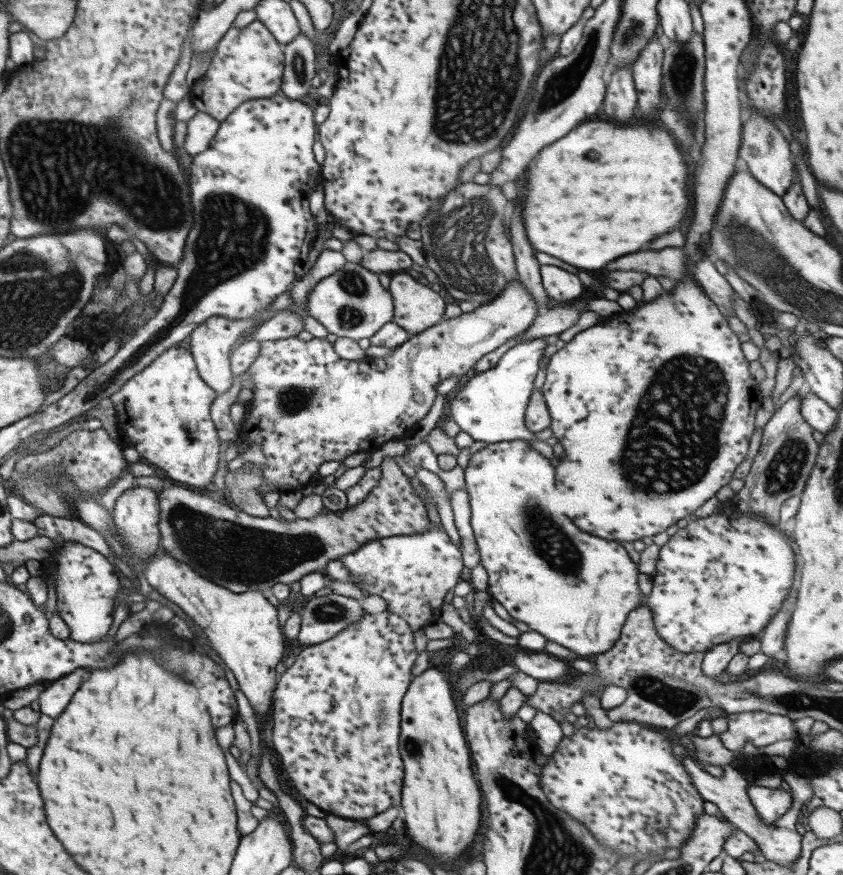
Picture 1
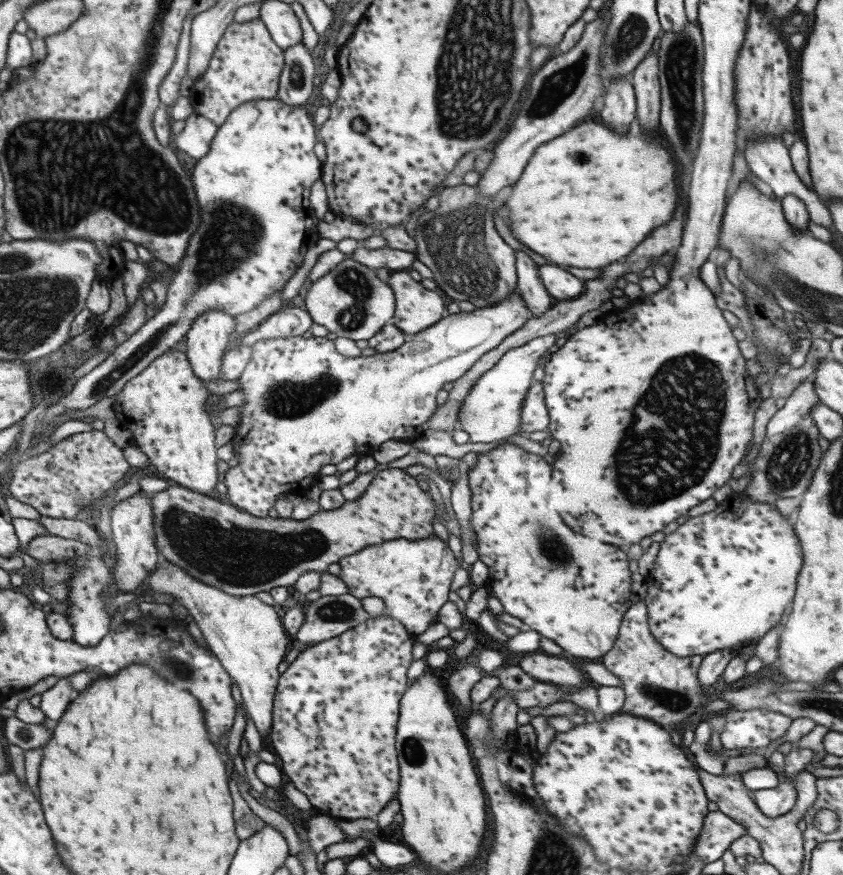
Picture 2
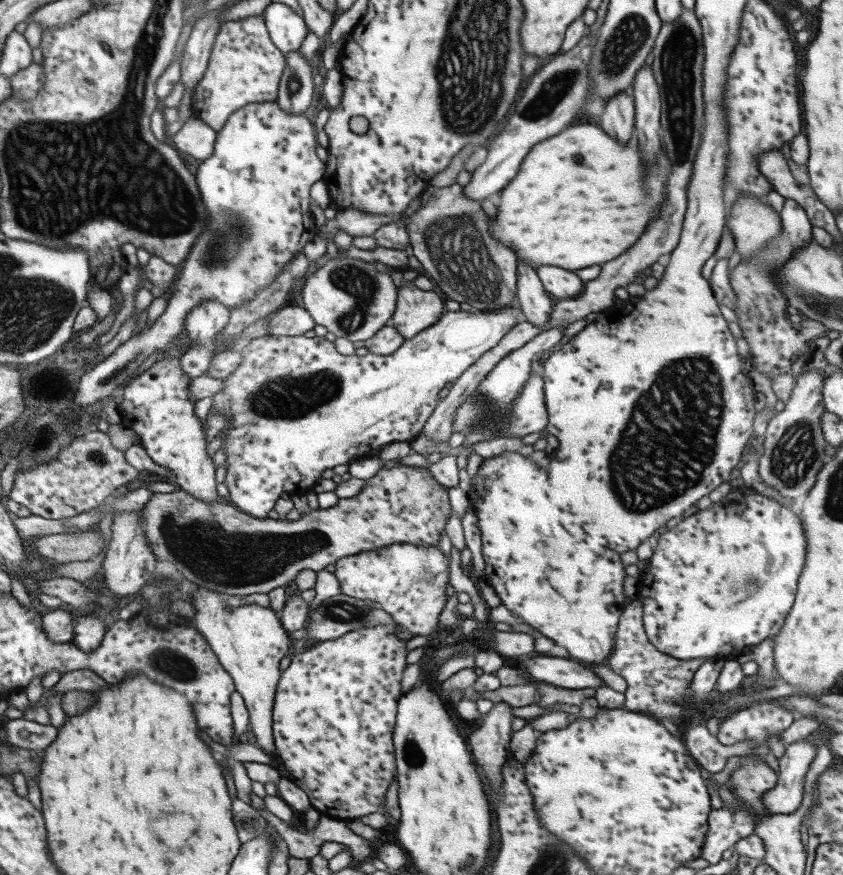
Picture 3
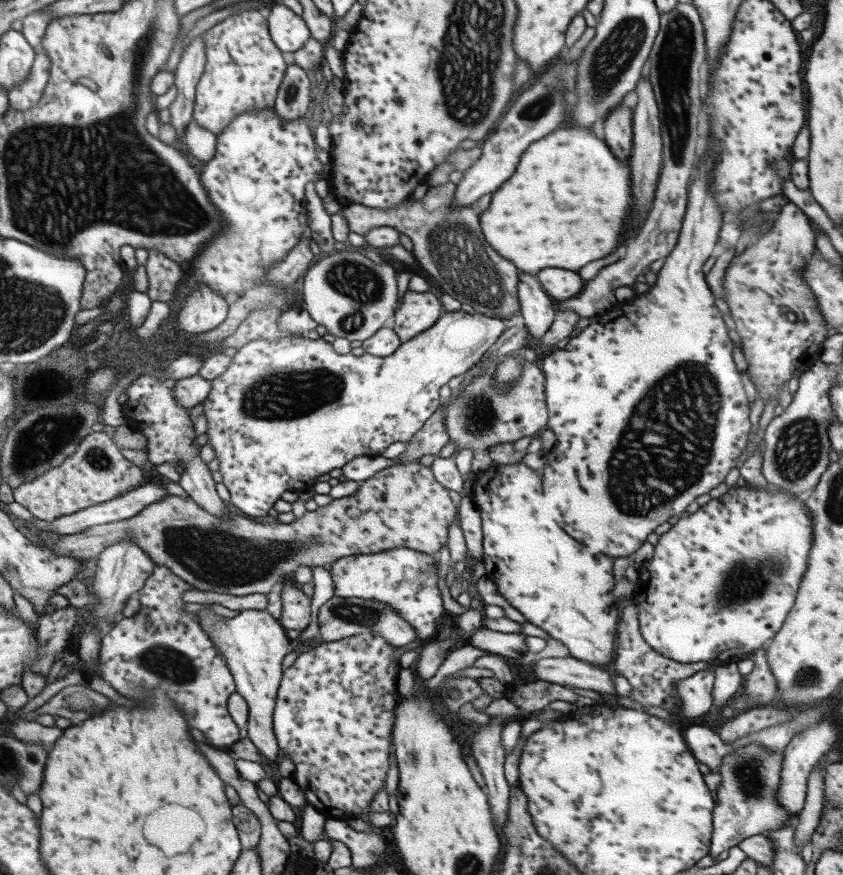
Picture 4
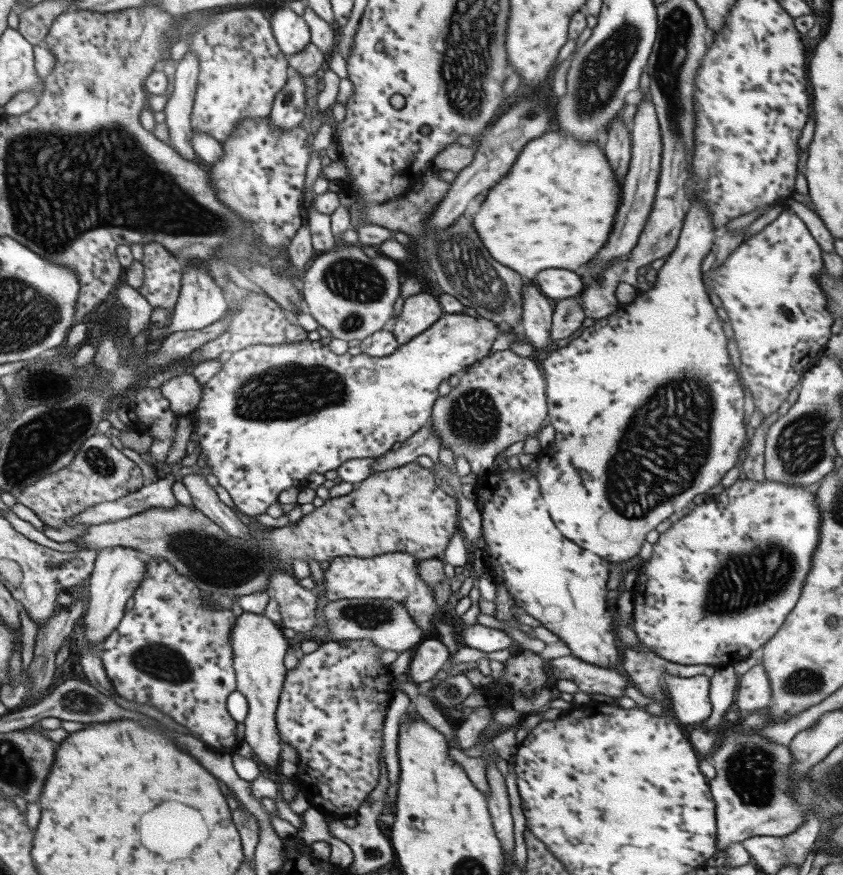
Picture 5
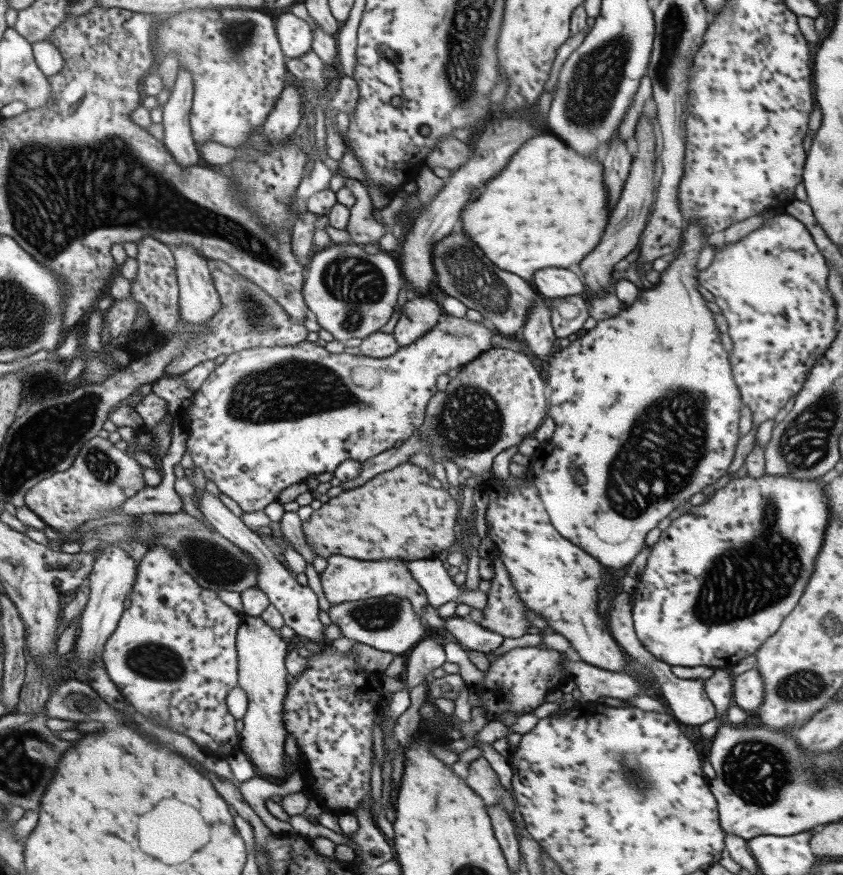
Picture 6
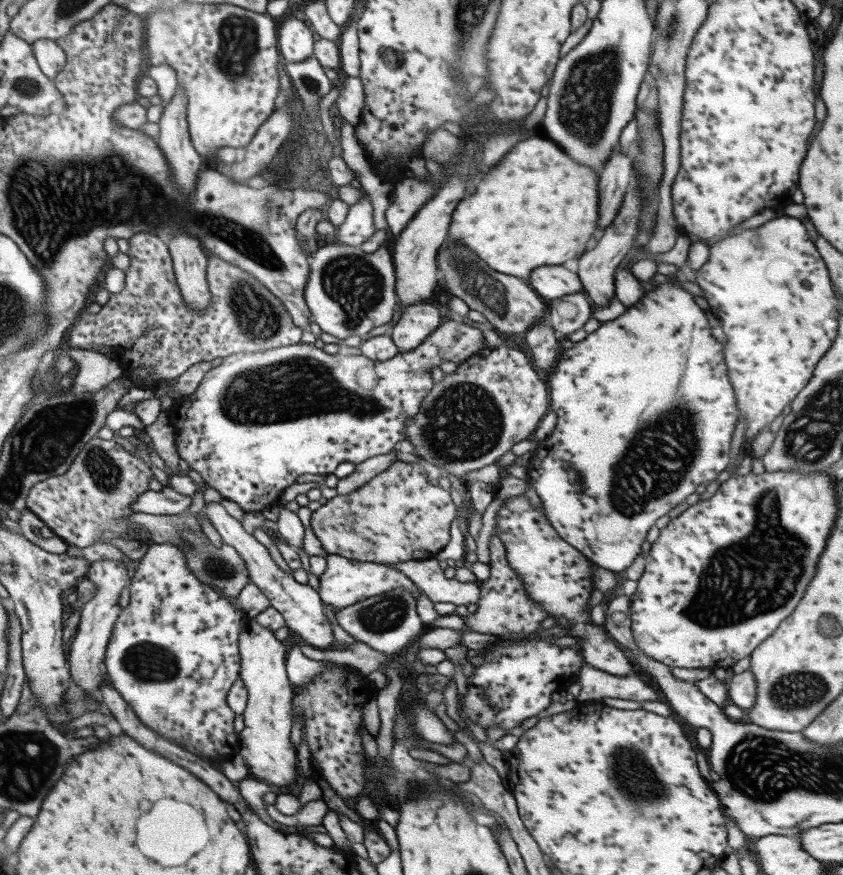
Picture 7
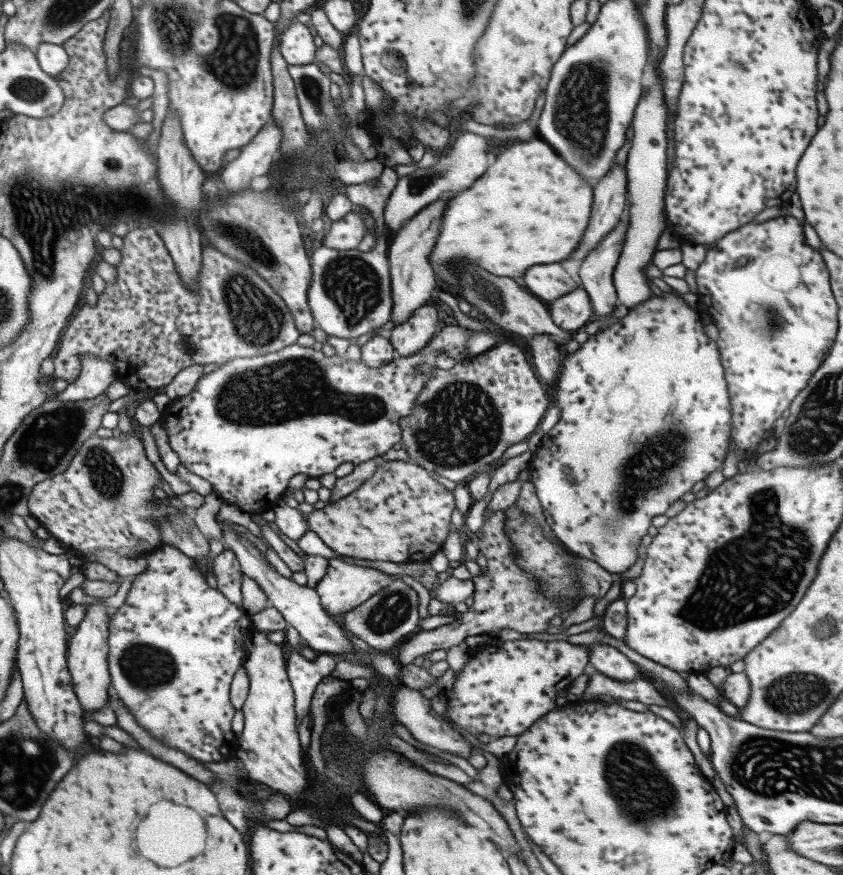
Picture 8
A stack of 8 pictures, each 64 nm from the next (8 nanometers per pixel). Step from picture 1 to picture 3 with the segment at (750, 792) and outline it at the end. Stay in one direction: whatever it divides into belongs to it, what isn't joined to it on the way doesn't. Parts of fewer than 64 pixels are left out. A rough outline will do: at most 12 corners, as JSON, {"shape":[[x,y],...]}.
{"shape":[[805,739],[774,760],[776,785],[760,796],[768,814],[801,804],[803,775],[816,751]]}

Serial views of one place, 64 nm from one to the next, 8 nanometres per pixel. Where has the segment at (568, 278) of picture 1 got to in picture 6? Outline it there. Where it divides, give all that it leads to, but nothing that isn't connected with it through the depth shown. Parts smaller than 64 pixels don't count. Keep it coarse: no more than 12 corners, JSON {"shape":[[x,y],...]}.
{"shape":[[563,268],[535,272],[529,282],[550,299],[585,292],[579,278]]}

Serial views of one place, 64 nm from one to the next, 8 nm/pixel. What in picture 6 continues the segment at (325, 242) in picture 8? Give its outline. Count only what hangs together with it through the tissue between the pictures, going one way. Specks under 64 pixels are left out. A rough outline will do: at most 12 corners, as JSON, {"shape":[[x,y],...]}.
{"shape":[[344,178],[354,196],[347,244],[363,246],[385,234],[359,181]]}

